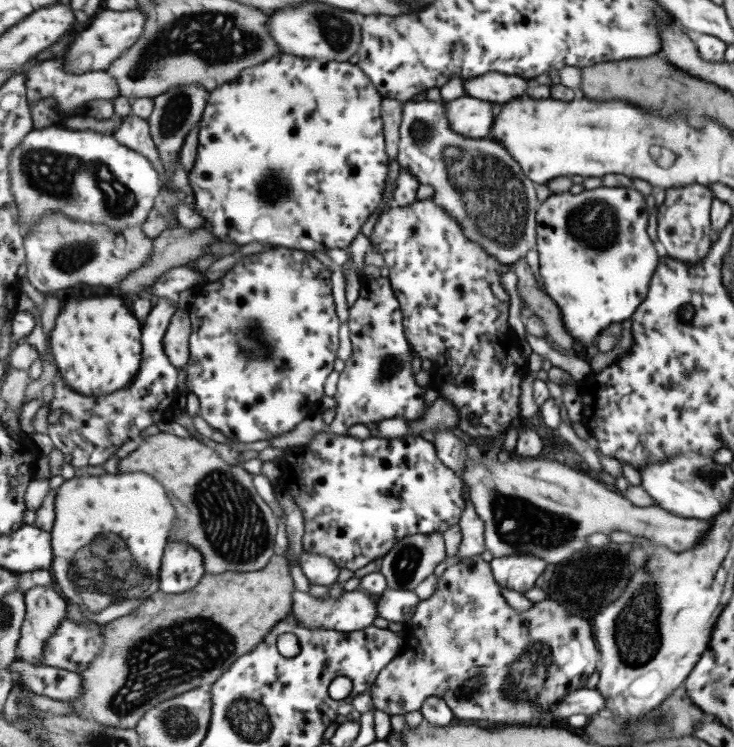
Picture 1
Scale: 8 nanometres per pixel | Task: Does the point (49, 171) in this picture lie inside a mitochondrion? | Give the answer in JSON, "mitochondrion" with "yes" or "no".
{"mitochondrion":"yes"}

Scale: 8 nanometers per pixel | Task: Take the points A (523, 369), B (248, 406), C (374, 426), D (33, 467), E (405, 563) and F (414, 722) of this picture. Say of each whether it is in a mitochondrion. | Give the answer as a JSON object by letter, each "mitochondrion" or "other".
{"A":"other","B":"other","C":"other","D":"other","E":"mitochondrion","F":"other"}

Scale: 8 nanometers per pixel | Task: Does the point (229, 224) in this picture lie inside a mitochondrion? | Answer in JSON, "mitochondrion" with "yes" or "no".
{"mitochondrion":"no"}

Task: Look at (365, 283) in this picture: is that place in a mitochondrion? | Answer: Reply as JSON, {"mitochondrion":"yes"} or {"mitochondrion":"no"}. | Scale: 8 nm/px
{"mitochondrion":"no"}

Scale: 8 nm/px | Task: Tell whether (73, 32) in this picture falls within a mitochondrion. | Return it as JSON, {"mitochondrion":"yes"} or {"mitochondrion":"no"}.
{"mitochondrion":"no"}

